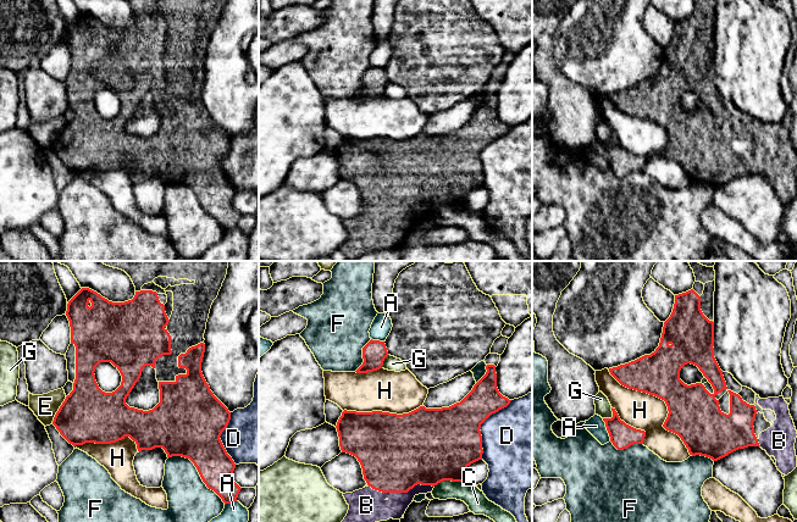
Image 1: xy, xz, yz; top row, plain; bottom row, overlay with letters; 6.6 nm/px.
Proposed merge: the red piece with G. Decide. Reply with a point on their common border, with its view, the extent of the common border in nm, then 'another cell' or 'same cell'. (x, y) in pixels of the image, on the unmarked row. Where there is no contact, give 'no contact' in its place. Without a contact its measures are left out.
meets red in yz at (613, 143); contact 100 nm long; another cell

